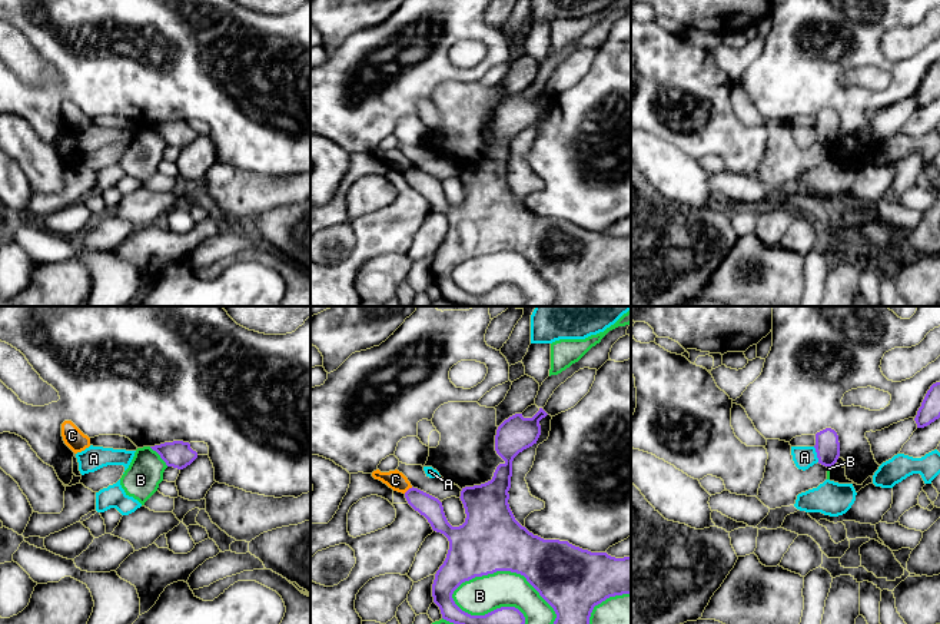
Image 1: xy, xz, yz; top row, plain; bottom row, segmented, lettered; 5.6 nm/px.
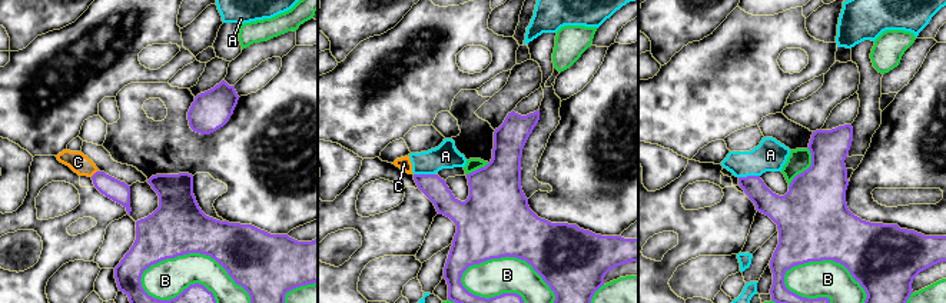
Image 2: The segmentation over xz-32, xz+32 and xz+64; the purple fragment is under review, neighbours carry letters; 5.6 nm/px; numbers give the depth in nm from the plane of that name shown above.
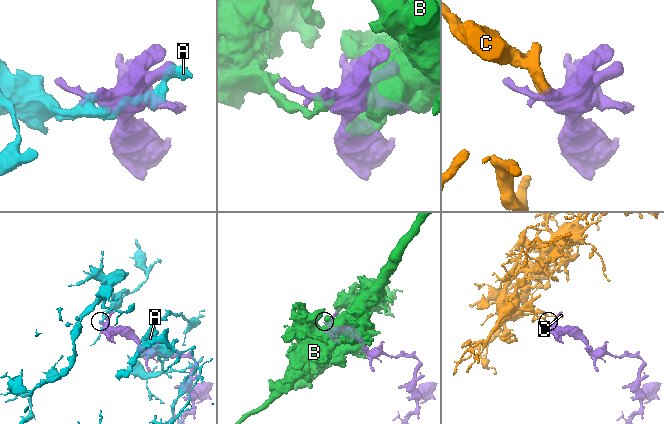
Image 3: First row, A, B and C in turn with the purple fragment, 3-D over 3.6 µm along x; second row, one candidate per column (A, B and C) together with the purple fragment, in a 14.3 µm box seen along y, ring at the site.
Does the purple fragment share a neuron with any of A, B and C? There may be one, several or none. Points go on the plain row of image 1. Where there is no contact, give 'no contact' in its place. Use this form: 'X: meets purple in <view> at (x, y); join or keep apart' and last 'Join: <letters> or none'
A: meets purple in yz at (817, 133); keep apart
B: meets purple in xz at (508, 249); keep apart
C: meets purple in xz at (409, 168); keep apart
Join: none

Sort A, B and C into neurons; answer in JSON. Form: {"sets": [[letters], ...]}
{"sets": [["A"], ["B"], ["C"]]}

